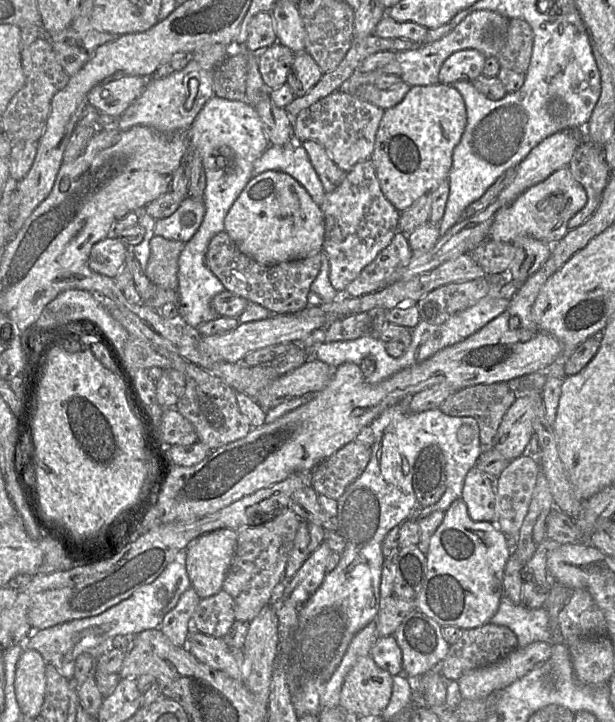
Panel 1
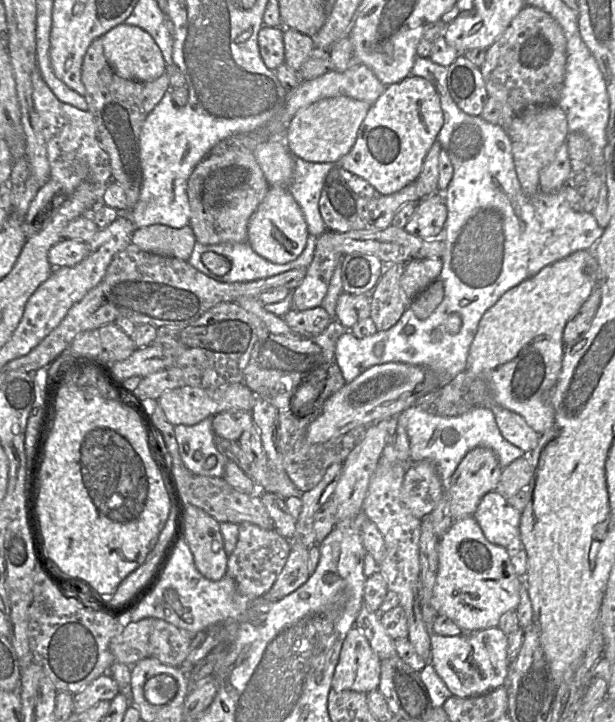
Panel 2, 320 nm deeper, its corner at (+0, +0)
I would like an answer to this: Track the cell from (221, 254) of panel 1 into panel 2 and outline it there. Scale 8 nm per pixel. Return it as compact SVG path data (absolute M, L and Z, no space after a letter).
M322 306L307 310L291 309L283 318L296 336L312 337L323 333L332 321Z

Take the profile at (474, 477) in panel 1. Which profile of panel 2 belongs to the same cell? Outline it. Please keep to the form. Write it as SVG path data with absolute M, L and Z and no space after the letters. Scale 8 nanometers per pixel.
M496 490L482 497L474 513L487 540L507 550L524 549L520 532L521 516L521 512Z

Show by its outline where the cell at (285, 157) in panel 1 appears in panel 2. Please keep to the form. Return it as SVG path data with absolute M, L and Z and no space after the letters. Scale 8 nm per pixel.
M294 159L294 173L288 190L299 205L307 223L308 233L319 237L326 230L319 210L319 200L325 179L335 166L332 163L313 163Z

